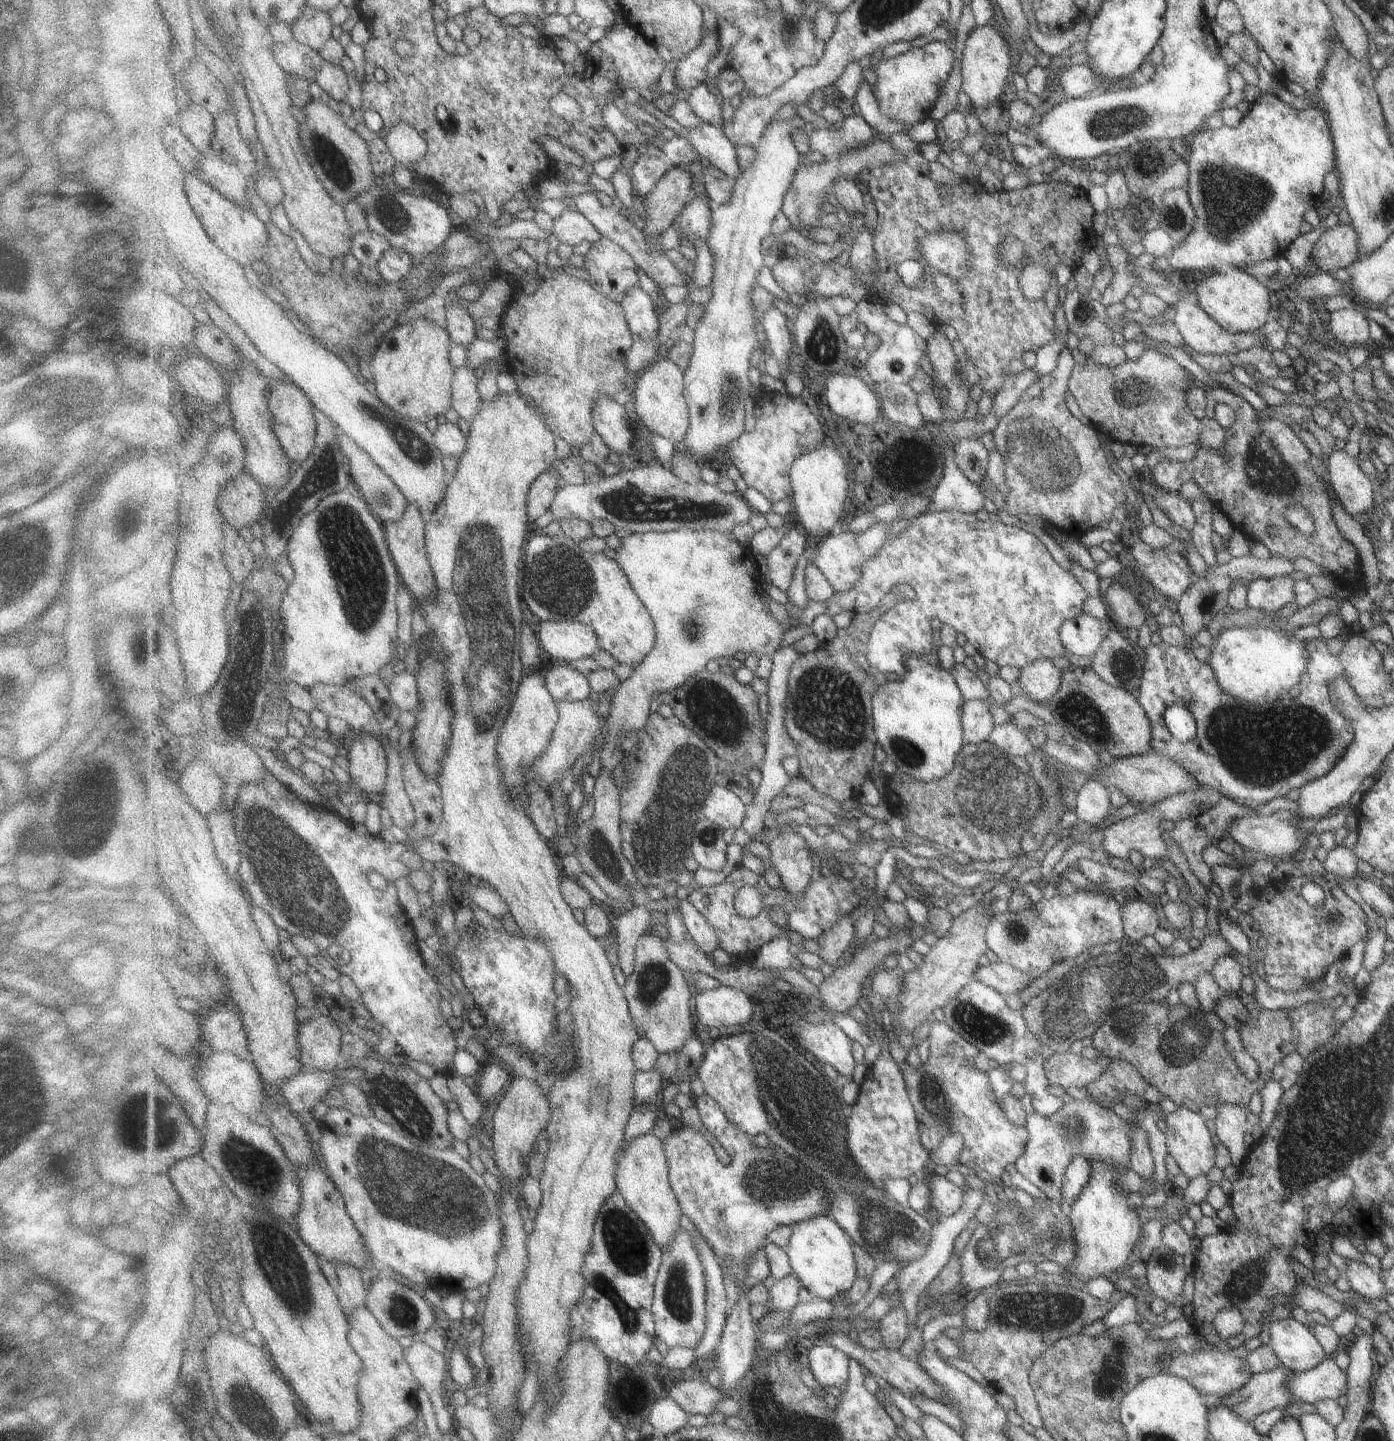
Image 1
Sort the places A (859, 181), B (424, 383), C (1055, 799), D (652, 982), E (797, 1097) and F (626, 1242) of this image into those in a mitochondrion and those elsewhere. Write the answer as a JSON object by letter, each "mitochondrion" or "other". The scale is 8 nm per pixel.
{"A":"other","B":"other","C":"mitochondrion","D":"mitochondrion","E":"mitochondrion","F":"mitochondrion"}

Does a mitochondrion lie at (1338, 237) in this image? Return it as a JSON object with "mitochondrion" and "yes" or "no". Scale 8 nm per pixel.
{"mitochondrion":"no"}

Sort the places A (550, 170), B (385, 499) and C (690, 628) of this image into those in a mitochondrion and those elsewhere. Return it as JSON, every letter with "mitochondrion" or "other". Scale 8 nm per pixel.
{"A":"other","B":"mitochondrion","C":"mitochondrion"}

